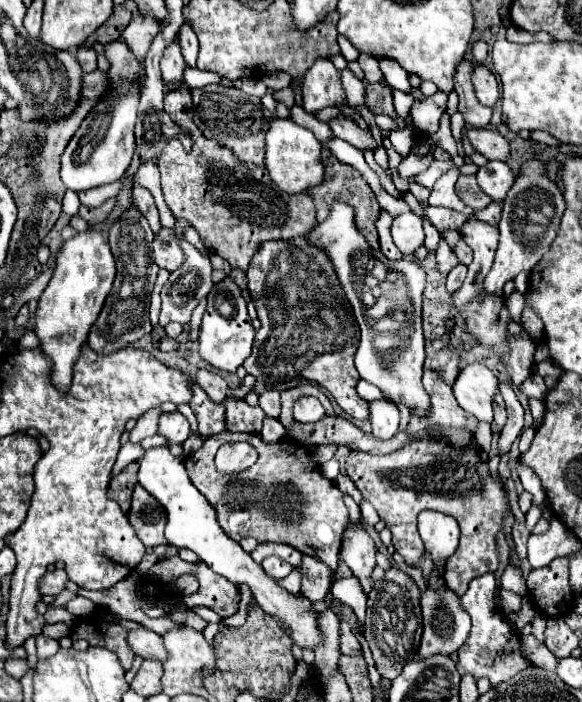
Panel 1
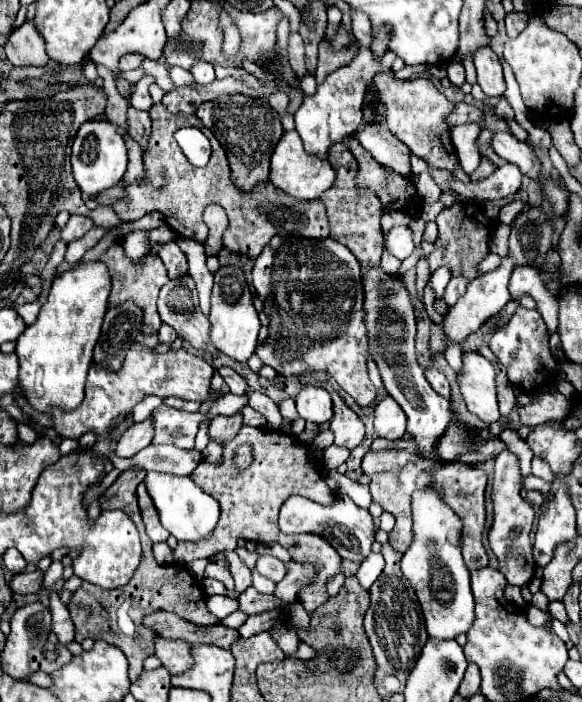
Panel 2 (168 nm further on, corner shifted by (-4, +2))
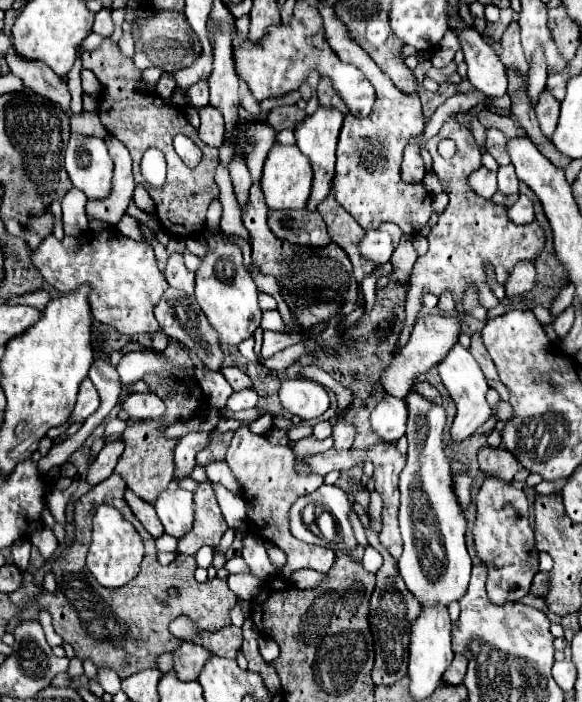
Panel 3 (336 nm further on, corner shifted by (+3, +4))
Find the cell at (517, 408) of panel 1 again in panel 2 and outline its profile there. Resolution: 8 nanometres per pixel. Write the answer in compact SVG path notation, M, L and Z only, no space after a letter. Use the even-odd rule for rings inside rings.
M504 449L496 457L492 501L494 501L494 523L488 533L490 549L498 557L500 571L504 573L508 583L522 587L534 575L534 557L532 557L532 545L528 539L528 533L534 523L534 509L522 497L522 475L520 475L520 467L518 467L518 457L510 449Z

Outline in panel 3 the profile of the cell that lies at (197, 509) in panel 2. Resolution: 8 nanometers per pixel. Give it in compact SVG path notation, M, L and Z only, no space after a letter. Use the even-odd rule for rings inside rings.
M169 487L155 503L157 517L161 519L165 533L181 539L193 527L193 495L179 487Z

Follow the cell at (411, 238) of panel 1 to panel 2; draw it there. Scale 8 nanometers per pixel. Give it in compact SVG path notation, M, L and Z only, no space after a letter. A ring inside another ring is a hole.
M408 225L392 227L392 229L388 231L386 247L388 247L398 259L406 259L408 255L412 255L412 251L414 251L414 235L412 235L412 229L410 229Z

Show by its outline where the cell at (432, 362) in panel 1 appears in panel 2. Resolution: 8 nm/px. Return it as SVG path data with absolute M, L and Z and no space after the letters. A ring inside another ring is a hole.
M430 367L430 369L426 369L426 379L428 379L428 383L432 385L432 389L436 393L450 399L450 383L448 383L448 379L446 379L446 375L442 371L438 371L436 367Z

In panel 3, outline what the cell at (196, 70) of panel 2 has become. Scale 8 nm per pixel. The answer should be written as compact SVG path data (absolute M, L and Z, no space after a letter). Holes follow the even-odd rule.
M199 81L195 85L191 85L187 89L187 95L191 99L191 103L197 107L197 109L203 109L209 105L209 91L207 91L207 81Z

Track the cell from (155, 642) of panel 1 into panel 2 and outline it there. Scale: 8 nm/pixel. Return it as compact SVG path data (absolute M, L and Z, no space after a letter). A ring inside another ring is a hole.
M156 637L154 645L156 645L154 657L160 659L160 663L170 671L170 675L178 675L190 669L192 657L190 657L190 645L186 641Z

